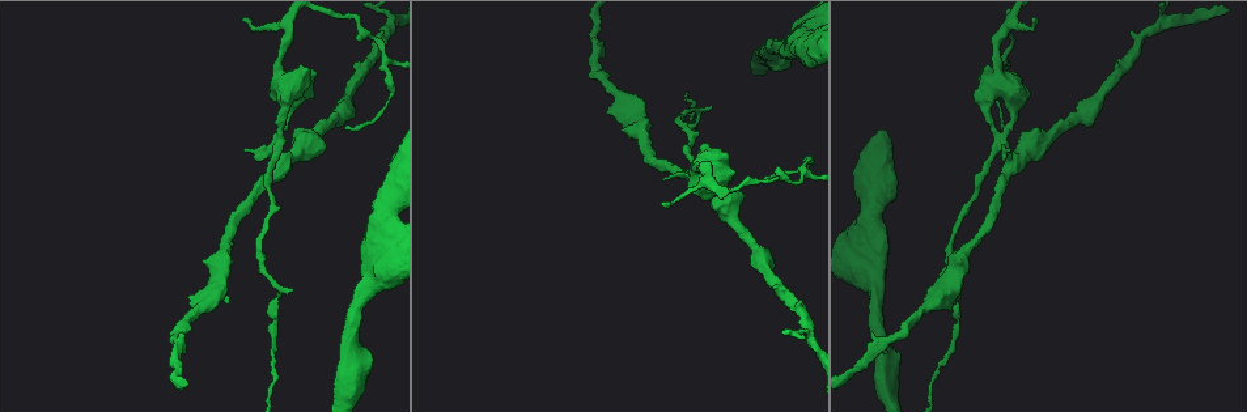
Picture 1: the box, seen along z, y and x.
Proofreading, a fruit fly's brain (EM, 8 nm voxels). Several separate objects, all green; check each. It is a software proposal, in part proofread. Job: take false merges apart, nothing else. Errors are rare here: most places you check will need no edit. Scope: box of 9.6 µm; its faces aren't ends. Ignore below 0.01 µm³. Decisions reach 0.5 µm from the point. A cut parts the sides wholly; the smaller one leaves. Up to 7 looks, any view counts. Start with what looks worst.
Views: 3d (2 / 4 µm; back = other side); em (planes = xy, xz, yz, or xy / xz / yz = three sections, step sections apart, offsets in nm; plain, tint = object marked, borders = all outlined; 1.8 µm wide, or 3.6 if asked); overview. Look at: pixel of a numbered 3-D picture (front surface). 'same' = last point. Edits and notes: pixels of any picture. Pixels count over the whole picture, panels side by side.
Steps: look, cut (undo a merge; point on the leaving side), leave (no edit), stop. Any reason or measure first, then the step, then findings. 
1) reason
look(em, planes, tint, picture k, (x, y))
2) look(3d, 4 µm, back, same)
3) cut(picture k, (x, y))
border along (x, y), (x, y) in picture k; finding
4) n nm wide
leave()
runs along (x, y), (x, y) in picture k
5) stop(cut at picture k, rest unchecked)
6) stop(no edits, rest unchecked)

arms part here
look(em, 3.6 µm, planes, tint, picture 1, (378, 236))

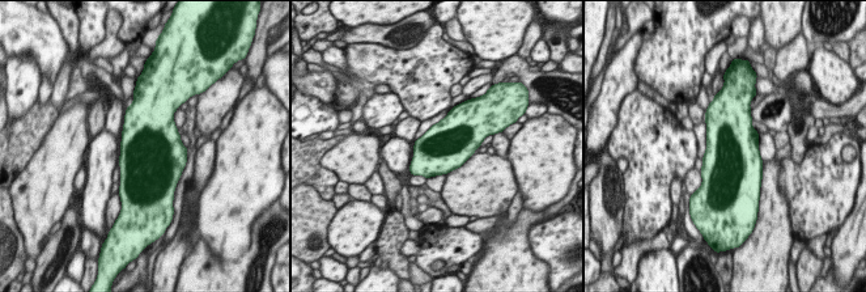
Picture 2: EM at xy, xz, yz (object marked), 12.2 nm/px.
600 nm wide
leave()
all the same neuron

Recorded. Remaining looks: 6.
thin neck
look(em, planes, tint, picture 1, (803, 174))

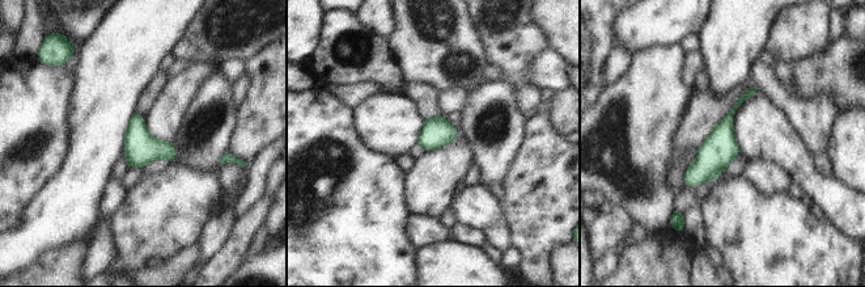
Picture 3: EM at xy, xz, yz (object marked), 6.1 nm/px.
leave()
runs along (751, 91), (732, 112), (720, 148), (687, 184) in picture 3; all the same neuron

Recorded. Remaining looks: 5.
calibre changes
look(em, 3.6 µm, planes, tint, picture 1, (999, 71))

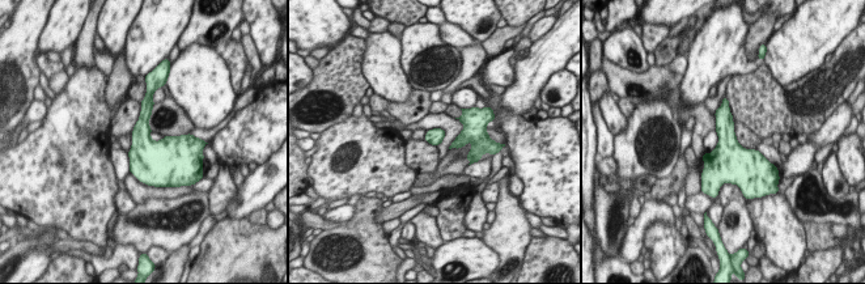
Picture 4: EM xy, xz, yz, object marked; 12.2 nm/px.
leave()
continuous, no second neuron

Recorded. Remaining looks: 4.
stop(no edits, rest unchecked)

